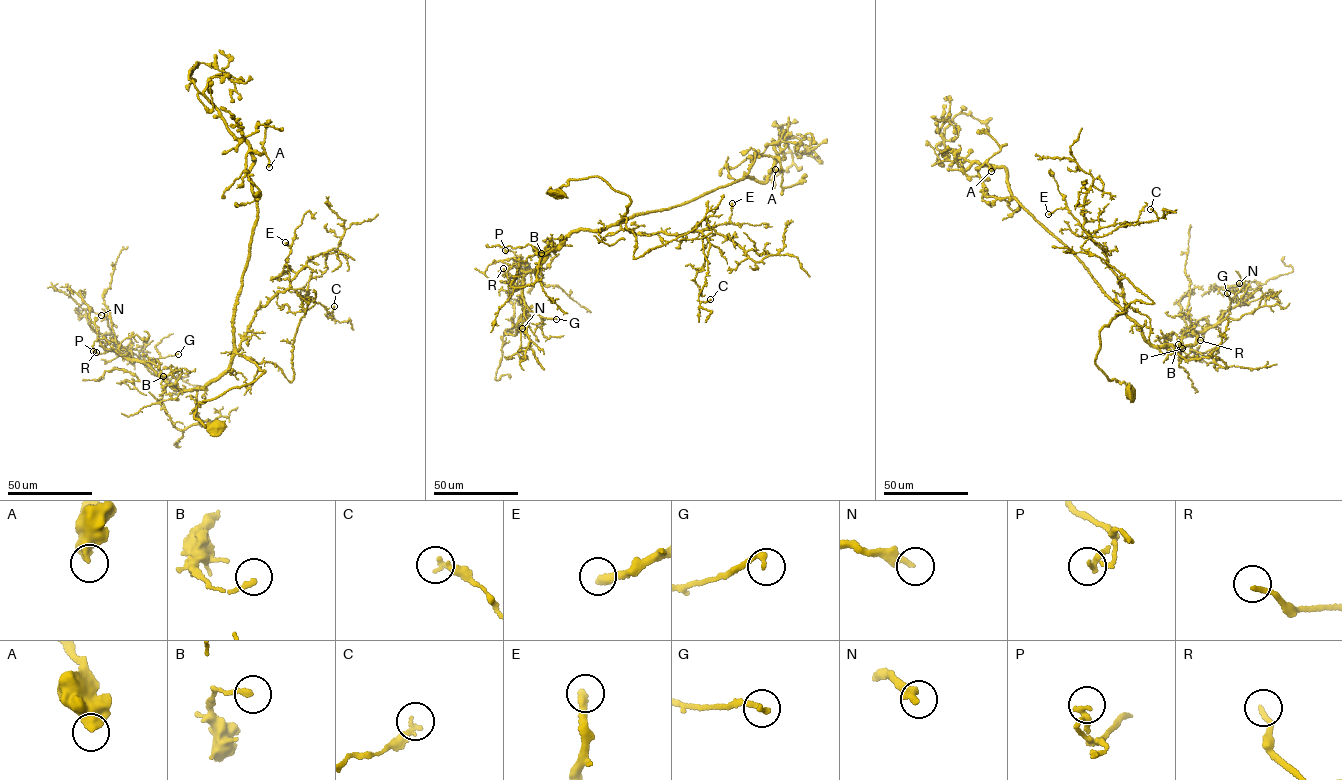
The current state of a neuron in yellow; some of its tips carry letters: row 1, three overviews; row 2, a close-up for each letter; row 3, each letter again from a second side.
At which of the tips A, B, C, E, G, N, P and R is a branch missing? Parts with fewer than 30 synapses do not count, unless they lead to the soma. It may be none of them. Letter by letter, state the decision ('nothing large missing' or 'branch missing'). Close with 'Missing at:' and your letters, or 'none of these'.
A: nothing large missing
B: nothing large missing
C: nothing large missing
E: nothing large missing
G: nothing large missing
N: nothing large missing
P: nothing large missing
R: nothing large missing
Missing at: none of these

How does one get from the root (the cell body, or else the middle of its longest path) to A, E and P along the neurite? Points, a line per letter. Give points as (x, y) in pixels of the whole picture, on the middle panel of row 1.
A: (557, 192), (548, 192), (598, 176), (629, 198), (620, 224), (736, 182), (754, 152), (777, 157), (775, 169)
E: (557, 192), (548, 192), (598, 176), (629, 198), (621, 228), (641, 235), (728, 223), (732, 203)
P: (557, 192), (548, 192), (597, 176), (631, 200), (617, 223), (566, 236), (537, 273), (517, 268), (505, 250)

